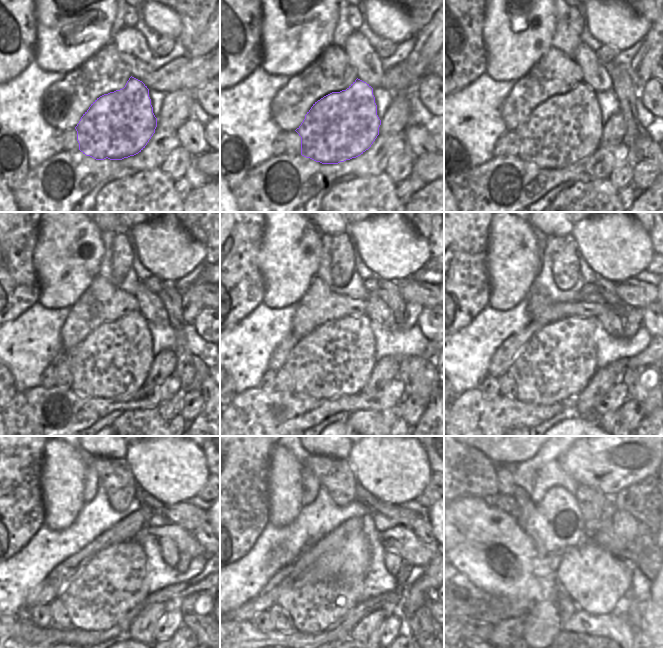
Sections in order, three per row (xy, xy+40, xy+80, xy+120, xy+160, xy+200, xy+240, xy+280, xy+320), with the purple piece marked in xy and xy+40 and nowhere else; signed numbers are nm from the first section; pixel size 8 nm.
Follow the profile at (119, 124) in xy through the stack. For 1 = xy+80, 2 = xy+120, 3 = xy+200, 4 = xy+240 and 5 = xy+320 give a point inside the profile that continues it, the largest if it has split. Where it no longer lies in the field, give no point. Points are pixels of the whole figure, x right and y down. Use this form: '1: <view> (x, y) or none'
1: xy+80 (563, 129)
2: xy+120 (114, 359)
3: xy+200 (557, 363)
4: xy+240 (112, 583)
5: xy+320 (553, 612)

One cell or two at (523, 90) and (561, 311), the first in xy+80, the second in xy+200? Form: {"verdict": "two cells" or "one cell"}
{"verdict": "one cell"}

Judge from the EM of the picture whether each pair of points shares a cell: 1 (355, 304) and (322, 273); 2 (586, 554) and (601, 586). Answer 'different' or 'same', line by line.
1: different
2: different

